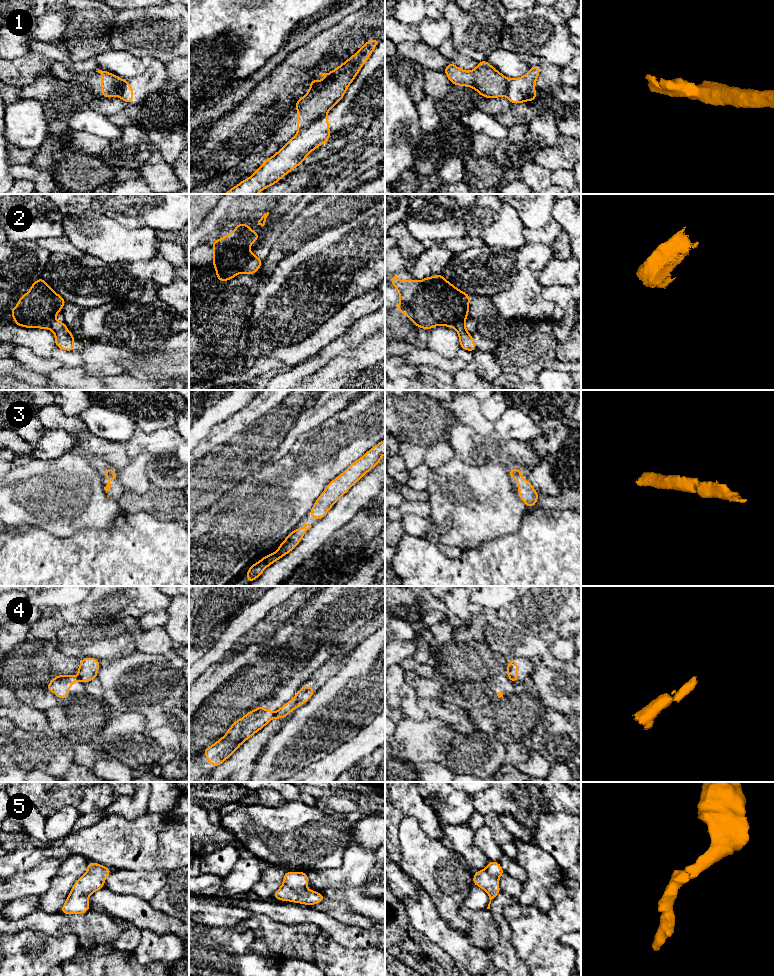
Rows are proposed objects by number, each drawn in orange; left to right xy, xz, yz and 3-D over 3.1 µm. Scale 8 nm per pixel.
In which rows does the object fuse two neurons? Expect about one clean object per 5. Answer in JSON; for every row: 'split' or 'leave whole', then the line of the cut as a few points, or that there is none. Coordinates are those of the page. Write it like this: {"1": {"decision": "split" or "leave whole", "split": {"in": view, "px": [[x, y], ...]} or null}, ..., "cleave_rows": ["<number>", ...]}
{"1": {"decision": "split", "split": {"in": "xz", "px": [[325, 114], [313, 120], [298, 132]]}}, "2": {"decision": "split", "split": {"in": "xz", "px": [[253, 254], [241, 272]]}}, "3": {"decision": "leave whole", "split": null}, "4": {"decision": "split", "split": {"in": "xy", "px": [[78, 675], [82, 681]]}}, "5": {"decision": "leave whole", "split": null}, "cleave_rows": ["1", "2", "4"]}

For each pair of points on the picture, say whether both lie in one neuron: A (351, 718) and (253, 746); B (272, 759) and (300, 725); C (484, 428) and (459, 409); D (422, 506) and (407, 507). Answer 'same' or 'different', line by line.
A: different
B: same
C: same
D: same

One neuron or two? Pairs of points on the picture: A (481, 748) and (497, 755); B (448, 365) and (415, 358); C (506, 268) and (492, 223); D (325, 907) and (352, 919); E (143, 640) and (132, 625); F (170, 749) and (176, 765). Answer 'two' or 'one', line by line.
A: one
B: one
C: two
D: one
E: two
F: two

